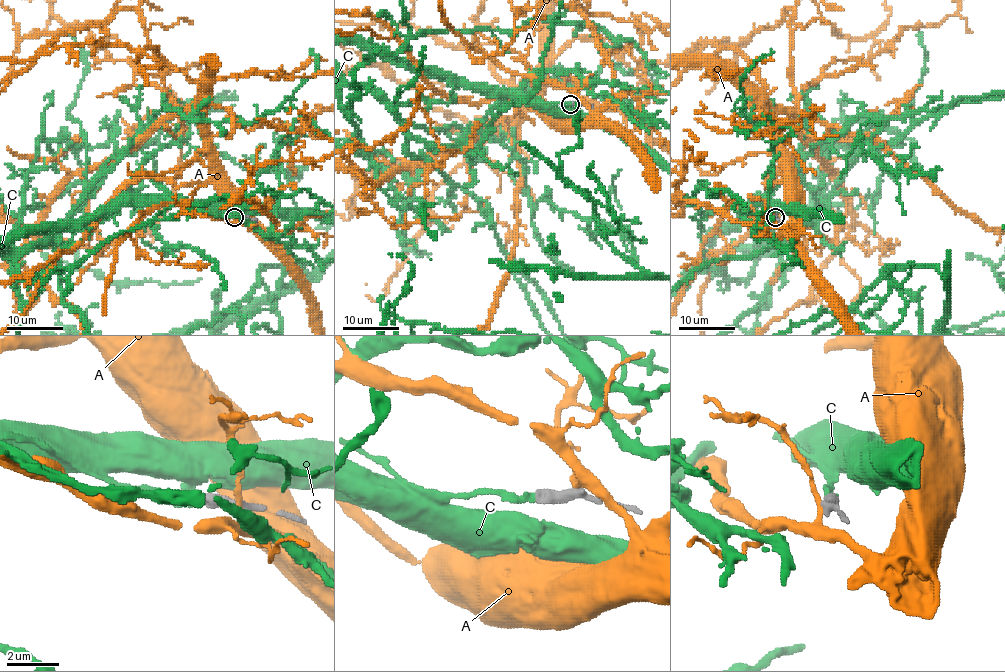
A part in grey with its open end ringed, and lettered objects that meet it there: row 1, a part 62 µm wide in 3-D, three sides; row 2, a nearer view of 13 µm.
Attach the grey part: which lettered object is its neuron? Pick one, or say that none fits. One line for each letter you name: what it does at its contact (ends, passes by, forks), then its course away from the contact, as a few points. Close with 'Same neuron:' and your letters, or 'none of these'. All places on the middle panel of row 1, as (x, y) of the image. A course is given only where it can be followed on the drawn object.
C: It passes by
Same neuron: C

